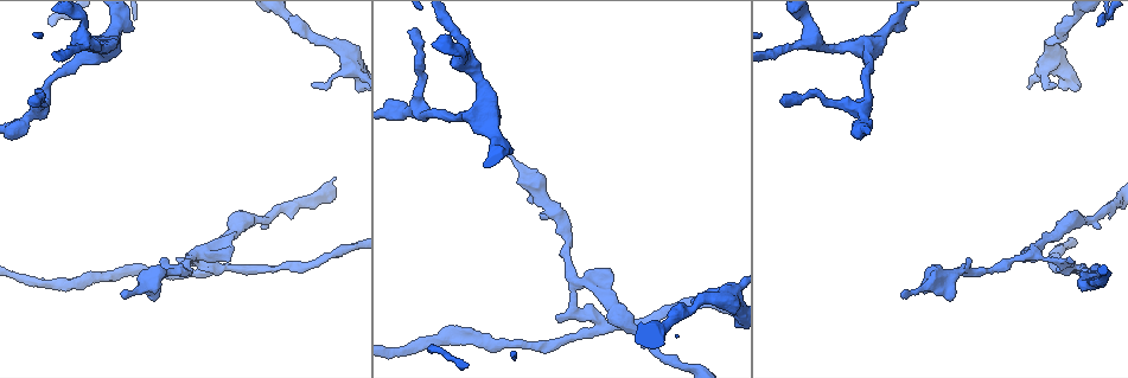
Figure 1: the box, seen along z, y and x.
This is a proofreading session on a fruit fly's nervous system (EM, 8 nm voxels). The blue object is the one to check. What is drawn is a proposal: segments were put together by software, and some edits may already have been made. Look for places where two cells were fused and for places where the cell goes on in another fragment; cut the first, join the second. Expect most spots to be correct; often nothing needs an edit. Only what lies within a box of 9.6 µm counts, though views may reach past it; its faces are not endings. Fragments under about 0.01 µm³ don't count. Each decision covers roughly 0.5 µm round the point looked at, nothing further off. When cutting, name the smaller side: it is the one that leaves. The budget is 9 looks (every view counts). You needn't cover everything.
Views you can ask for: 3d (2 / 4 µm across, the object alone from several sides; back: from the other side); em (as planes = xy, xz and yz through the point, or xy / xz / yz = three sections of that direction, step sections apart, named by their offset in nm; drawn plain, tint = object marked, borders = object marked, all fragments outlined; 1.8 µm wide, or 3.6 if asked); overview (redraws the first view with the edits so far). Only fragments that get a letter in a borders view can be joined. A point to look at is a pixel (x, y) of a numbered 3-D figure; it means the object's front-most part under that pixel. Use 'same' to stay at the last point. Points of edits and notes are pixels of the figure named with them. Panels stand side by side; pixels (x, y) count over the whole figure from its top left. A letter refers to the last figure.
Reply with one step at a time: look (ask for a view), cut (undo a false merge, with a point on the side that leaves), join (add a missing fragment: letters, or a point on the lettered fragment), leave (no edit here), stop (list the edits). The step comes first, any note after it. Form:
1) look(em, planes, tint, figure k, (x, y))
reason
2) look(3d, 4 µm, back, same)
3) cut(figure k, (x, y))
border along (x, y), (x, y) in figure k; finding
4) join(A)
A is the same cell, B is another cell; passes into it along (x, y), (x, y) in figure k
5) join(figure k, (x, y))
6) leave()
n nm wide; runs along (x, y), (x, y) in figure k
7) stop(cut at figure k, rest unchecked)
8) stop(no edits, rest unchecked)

look(em, xz, step 4, borders, figure 1, (1055, 83))
branch stops here

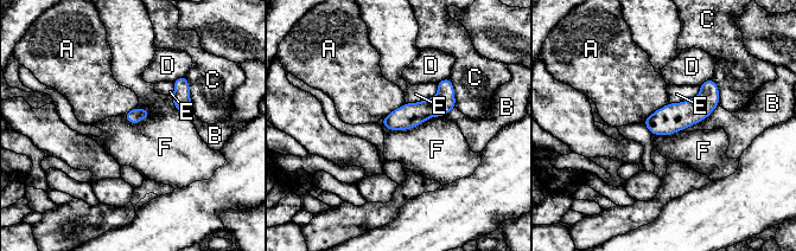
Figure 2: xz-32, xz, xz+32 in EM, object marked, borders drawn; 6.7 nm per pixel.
look(em, planes, borders, same)
another direction

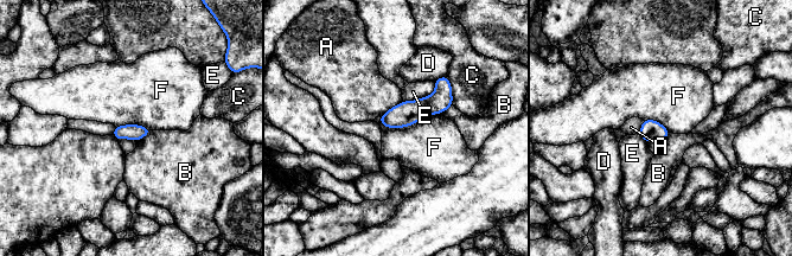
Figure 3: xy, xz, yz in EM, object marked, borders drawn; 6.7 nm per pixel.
leave()
F touches over 440 nm; A, B, C, D, E and F are other cells; no lettered fragment goes on from it

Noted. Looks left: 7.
look(3d, 4 µm, figure 1, (531, 204))
an open end

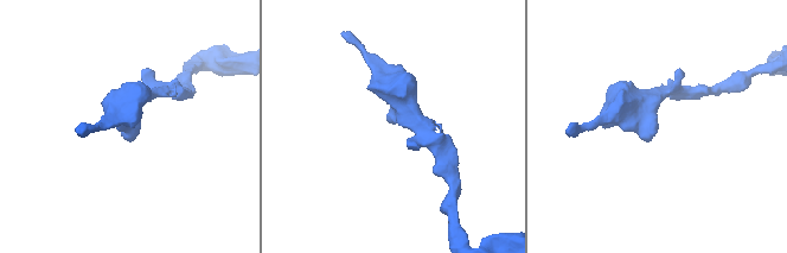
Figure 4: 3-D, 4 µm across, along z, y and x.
look(em, planes, borders, figure 4, (392, 123))
need the tissue

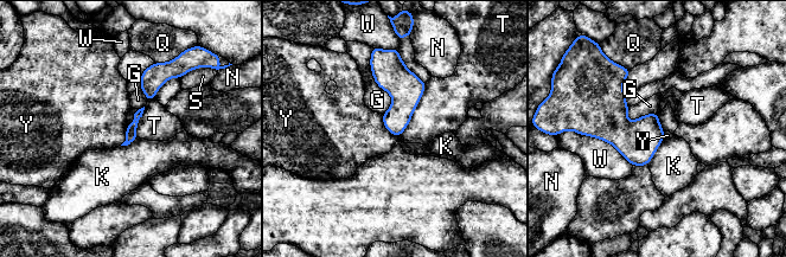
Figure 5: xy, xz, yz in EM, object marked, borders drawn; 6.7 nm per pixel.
leave()
G, K, N, Q, S, T, W and Y are other cells; border along (381, 114), (383, 126), (397, 137) in figure 5; no lettered fragment goes on from it

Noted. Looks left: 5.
look(em, xy, step 8, plain, figure 1, (411, 32))
branch stops here

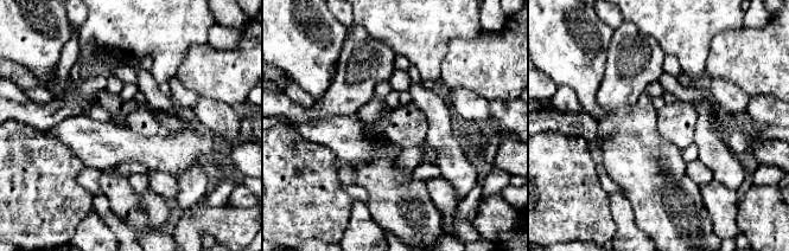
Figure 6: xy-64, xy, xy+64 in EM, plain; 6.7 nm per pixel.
look(em, xy, step 8, borders, same)

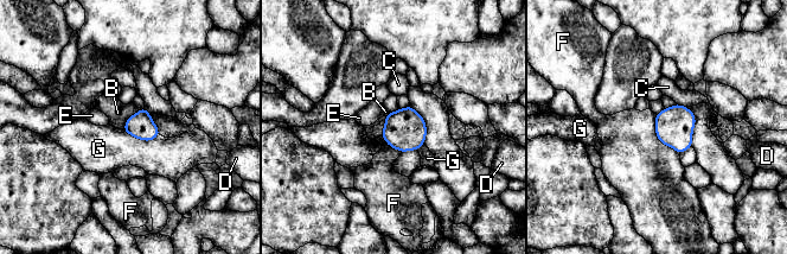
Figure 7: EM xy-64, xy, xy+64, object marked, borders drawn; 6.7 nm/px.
leave()
B, C, D, E, F and G are other cells; border along (122, 129), (144, 140), (159, 135) in figure 7; no lettered fragment goes on from it

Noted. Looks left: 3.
look(em, planes, plain, figure 1, (905, 26))
branch stops here

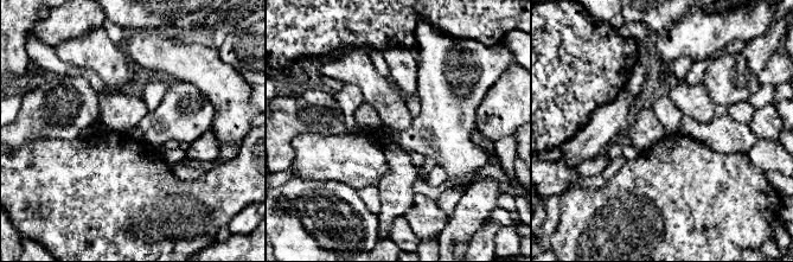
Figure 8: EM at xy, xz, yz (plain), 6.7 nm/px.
look(em, planes, borders, same)

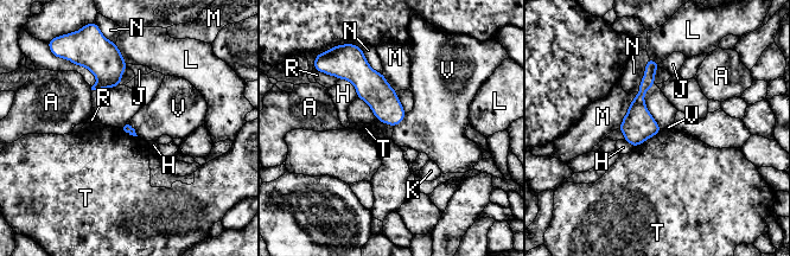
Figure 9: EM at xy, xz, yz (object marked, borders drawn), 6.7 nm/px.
leave()
A, H, J, K, L, M, N, R, T and V are other cells; none of them fits

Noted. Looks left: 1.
stop(no edits, rest unchecked)

